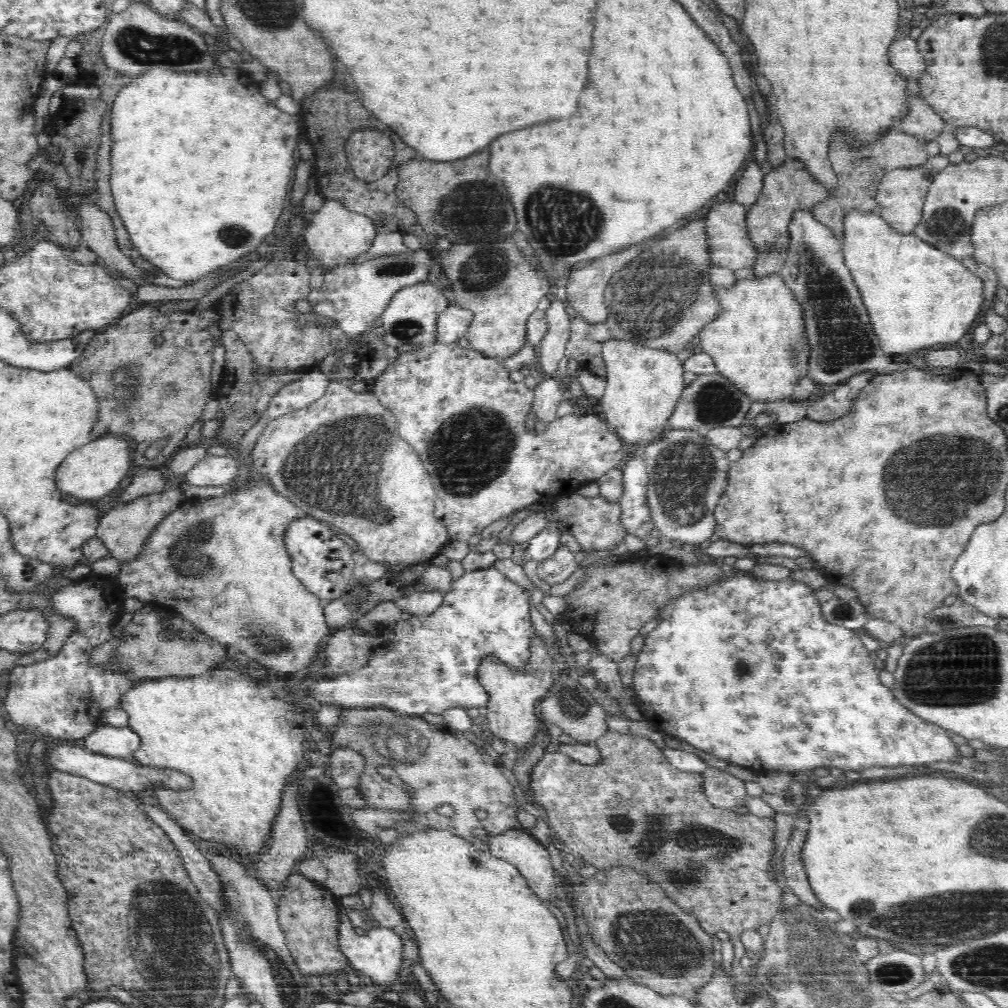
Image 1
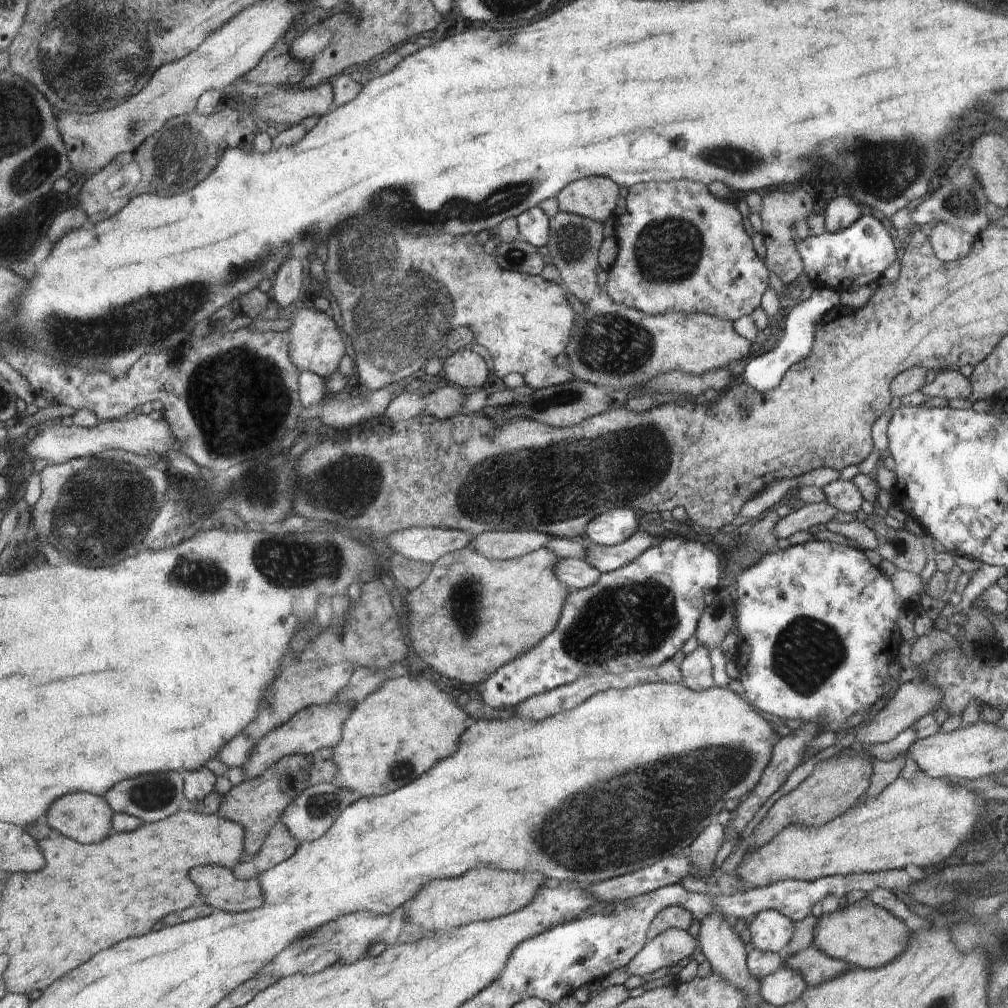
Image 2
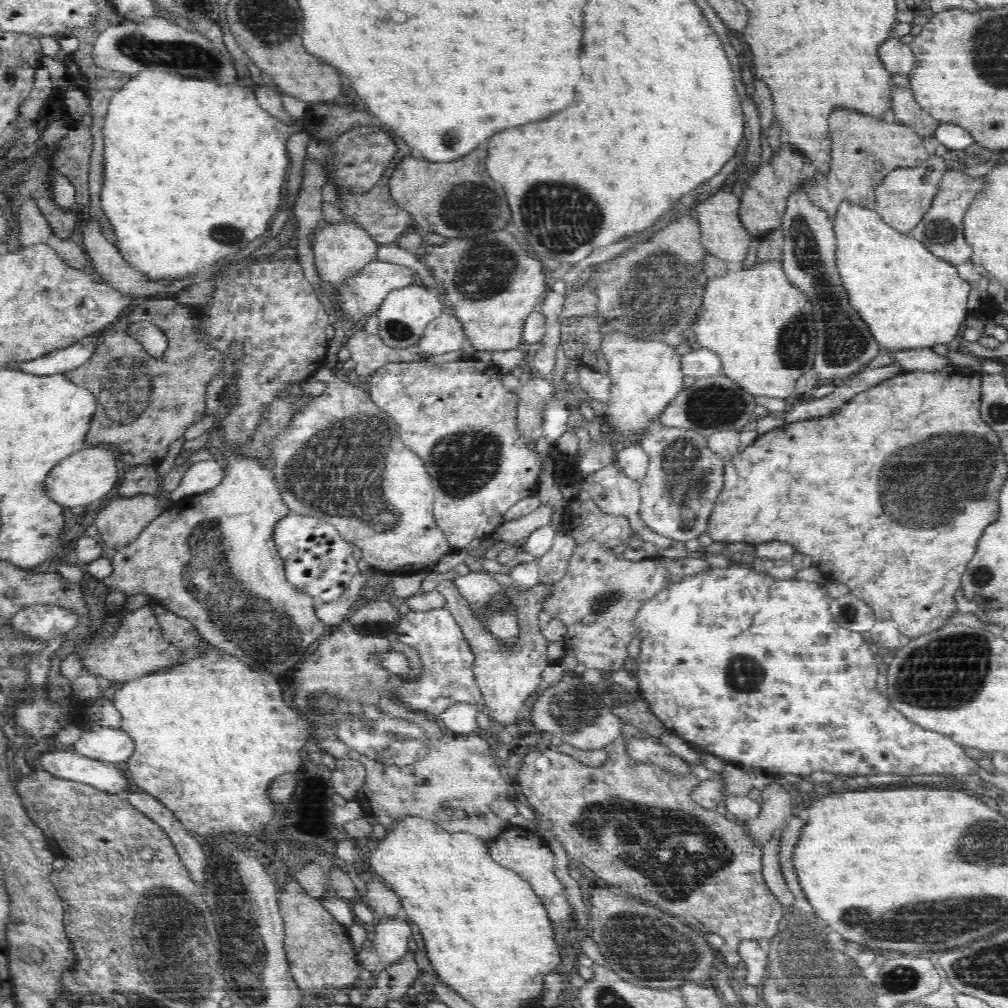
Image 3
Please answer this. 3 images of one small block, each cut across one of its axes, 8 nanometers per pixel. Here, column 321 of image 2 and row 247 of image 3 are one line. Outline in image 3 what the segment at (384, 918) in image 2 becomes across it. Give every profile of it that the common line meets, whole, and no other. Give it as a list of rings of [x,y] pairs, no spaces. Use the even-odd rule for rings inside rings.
[[[950,170],[942,175],[931,205],[927,208],[924,218],[908,234],[924,243],[932,253],[946,259],[957,266],[971,260],[973,253],[970,243],[964,235],[964,214],[970,202],[986,189],[984,178],[970,178],[962,170]]]

